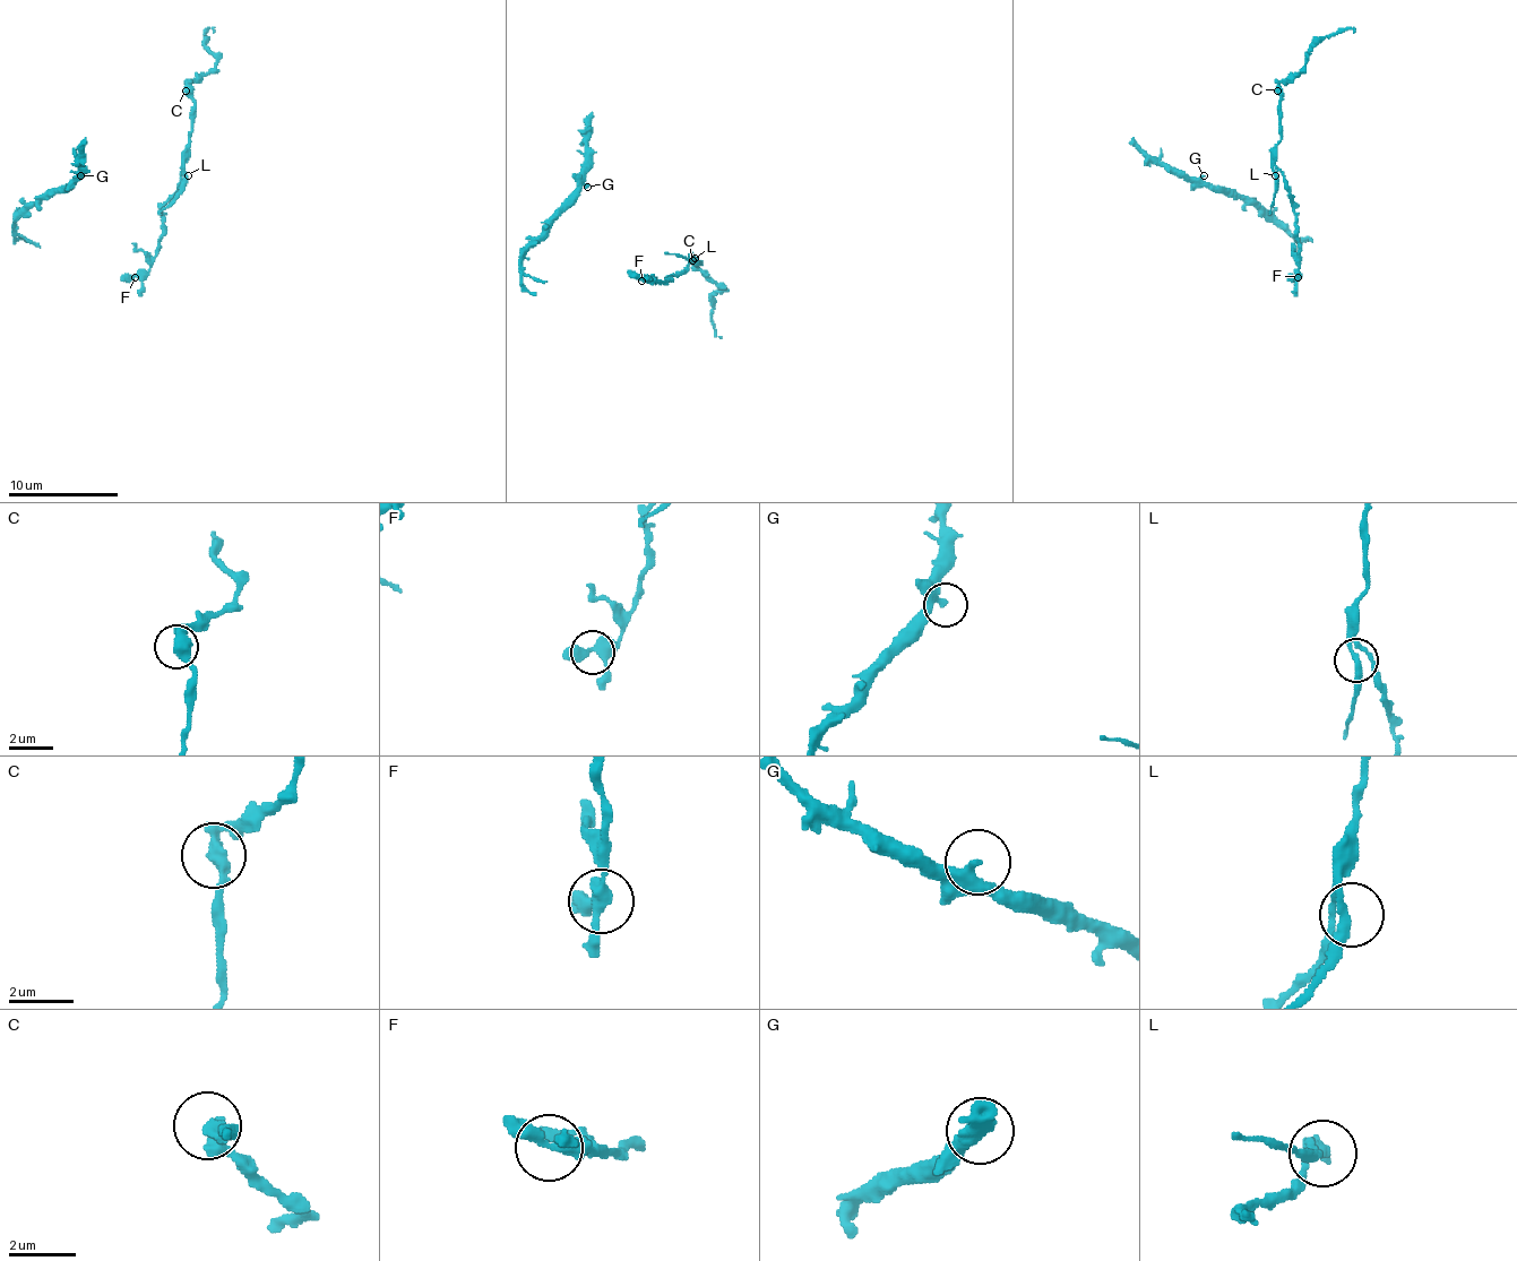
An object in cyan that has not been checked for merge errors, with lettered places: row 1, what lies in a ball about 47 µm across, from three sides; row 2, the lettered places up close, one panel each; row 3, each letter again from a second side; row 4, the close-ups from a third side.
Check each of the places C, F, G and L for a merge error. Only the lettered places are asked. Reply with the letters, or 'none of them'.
none of them

